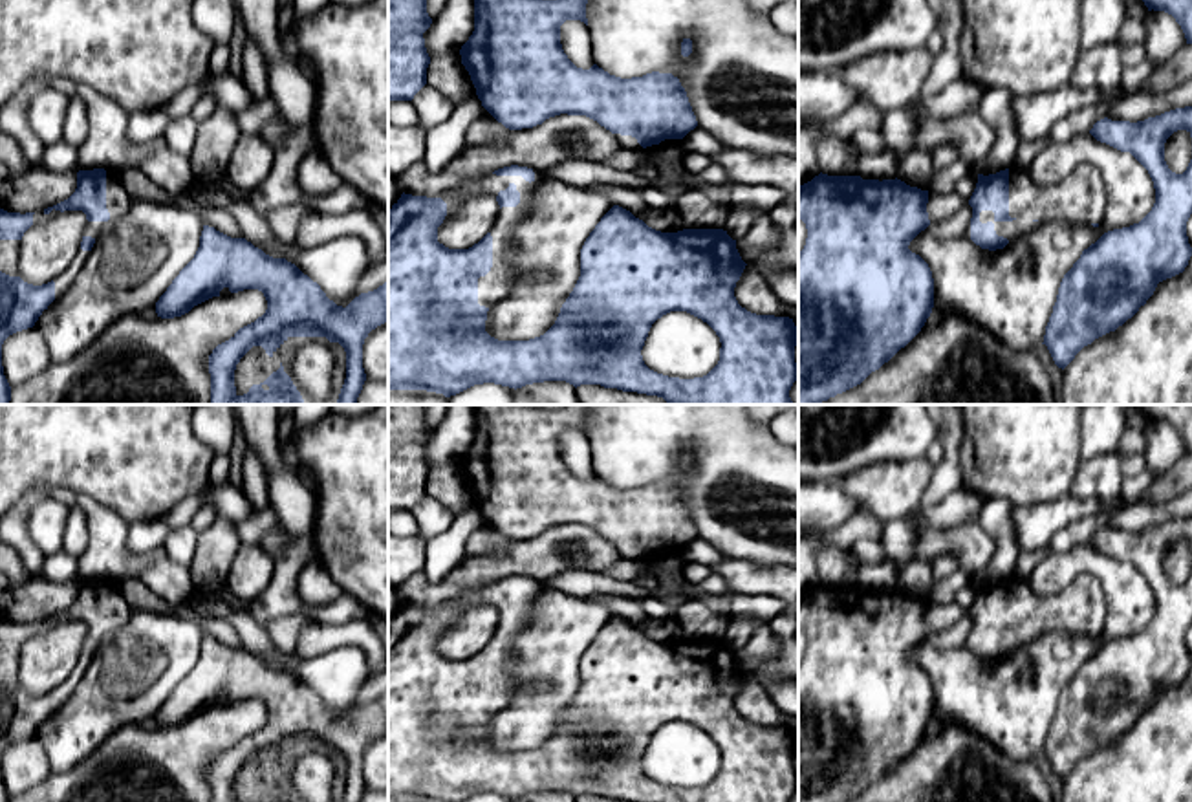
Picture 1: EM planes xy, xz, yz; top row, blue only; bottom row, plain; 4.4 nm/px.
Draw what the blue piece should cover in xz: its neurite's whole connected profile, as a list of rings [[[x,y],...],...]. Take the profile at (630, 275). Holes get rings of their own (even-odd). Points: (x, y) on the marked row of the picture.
[[[504,167],[493,174],[469,179],[456,196],[427,198],[401,194],[388,211],[388,390],[427,390],[456,396],[474,385],[494,383],[522,388],[544,381],[601,385],[623,392],[663,397],[668,405],[793,405],[789,390],[798,379],[795,346],[798,328],[789,317],[756,315],[734,297],[745,262],[736,240],[723,229],[683,229],[661,233],[630,211],[613,205],[595,225],[580,249],[580,276],[560,308],[555,324],[529,341],[498,341],[485,331],[489,308],[509,297],[516,269],[509,260],[515,231],[531,214],[536,183],[544,174],[527,167]],[[493,196],[500,211],[491,231],[469,249],[449,249],[438,242],[438,227],[456,200]],[[670,311],[687,311],[707,322],[720,337],[720,361],[703,377],[679,379],[650,370],[641,355],[652,324]]]

